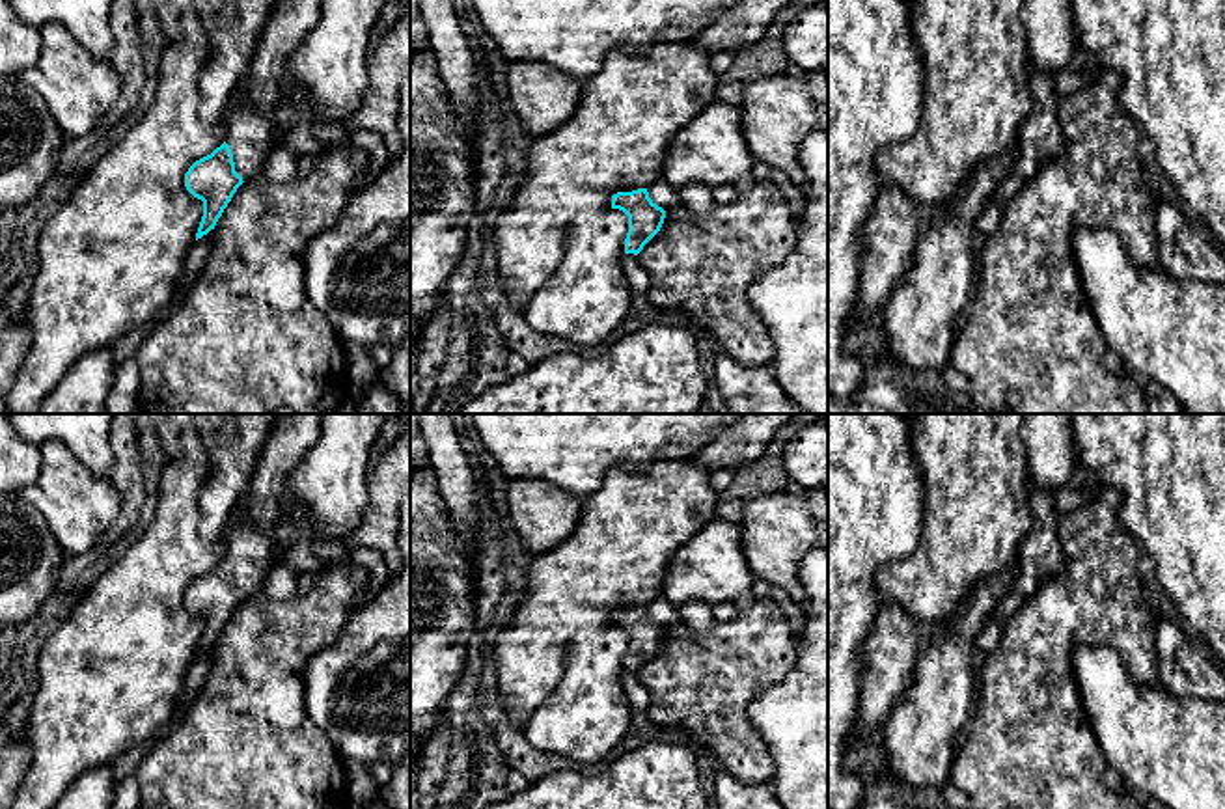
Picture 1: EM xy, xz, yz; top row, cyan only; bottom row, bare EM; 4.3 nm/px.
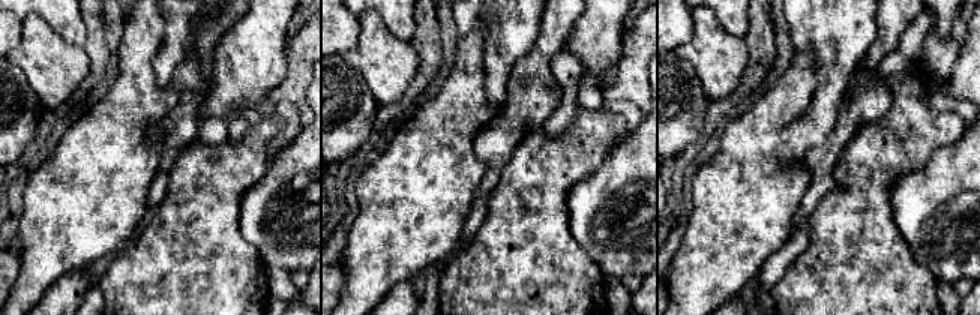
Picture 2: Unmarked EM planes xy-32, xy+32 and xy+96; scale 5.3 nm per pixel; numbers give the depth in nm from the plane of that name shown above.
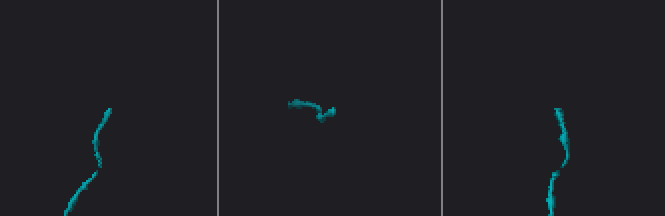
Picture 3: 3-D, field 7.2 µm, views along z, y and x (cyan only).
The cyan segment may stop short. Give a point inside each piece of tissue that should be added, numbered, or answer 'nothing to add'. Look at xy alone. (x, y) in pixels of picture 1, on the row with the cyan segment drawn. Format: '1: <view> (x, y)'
1: xy (250, 131)

